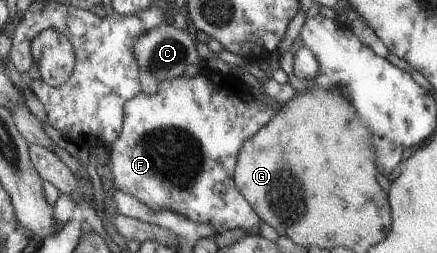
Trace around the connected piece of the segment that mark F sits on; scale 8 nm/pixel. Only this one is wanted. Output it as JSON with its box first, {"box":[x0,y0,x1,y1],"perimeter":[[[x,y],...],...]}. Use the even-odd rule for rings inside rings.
{"box":[106,69,275,234],"perimeter":[[[208,69],[195,77],[181,75],[175,79],[161,79],[155,95],[139,91],[124,104],[120,135],[110,144],[106,155],[113,188],[133,196],[151,210],[171,211],[193,223],[209,223],[217,234],[227,227],[249,229],[259,223],[260,216],[236,188],[233,172],[243,143],[256,134],[275,111],[275,106],[257,95],[243,101],[233,87],[221,84]]]}

